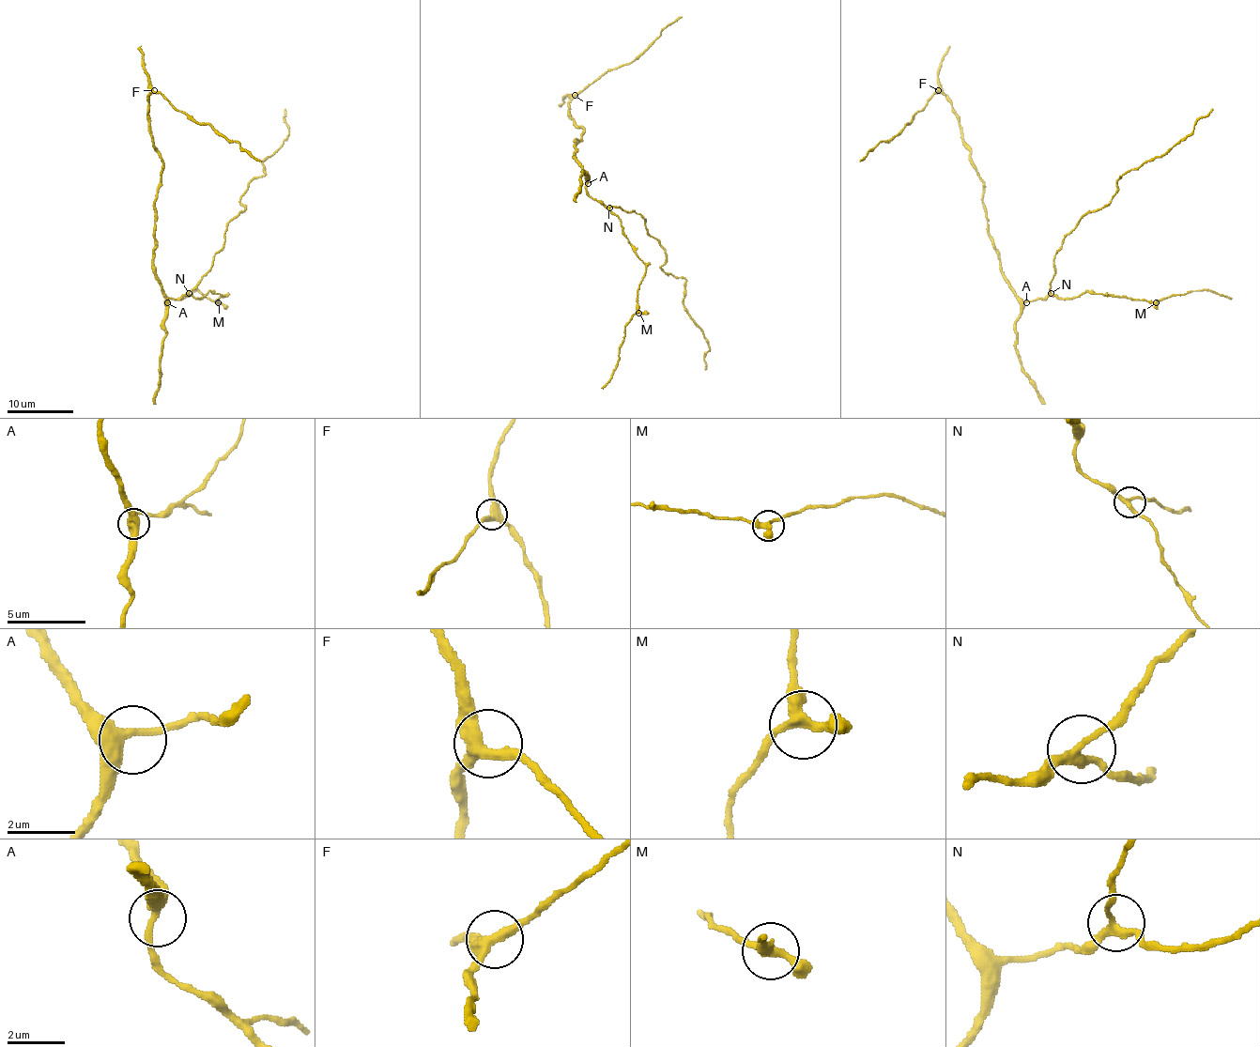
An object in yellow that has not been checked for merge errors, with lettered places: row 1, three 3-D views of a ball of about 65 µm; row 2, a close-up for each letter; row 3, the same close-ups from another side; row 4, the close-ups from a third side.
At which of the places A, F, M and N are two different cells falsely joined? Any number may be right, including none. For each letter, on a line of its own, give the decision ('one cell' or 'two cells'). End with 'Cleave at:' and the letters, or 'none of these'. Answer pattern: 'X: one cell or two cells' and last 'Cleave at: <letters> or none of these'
A: one cell
F: one cell
M: one cell
N: one cell
Cleave at: none of these

